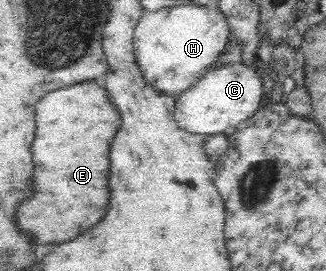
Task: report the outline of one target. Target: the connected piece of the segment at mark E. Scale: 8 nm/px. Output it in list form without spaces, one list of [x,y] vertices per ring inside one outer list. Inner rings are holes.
[[[88,80],[46,94],[36,106],[34,198],[20,204],[18,226],[38,244],[74,240],[98,224],[110,206],[110,144],[122,126],[120,112],[98,80]],[[70,228],[70,230],[66,230]]]

